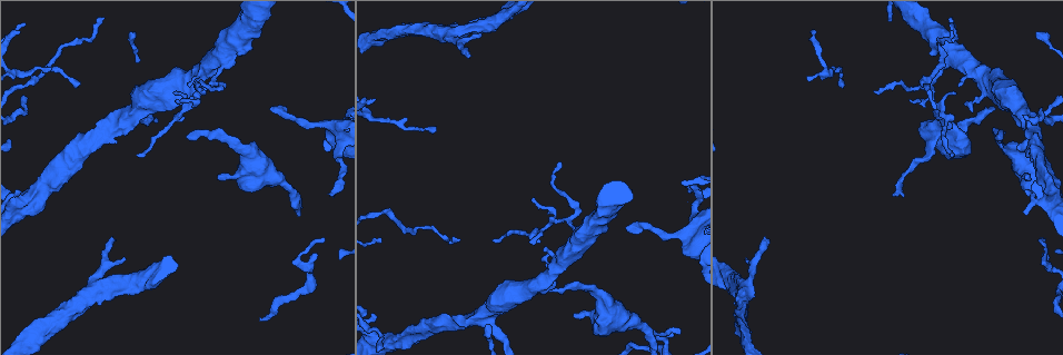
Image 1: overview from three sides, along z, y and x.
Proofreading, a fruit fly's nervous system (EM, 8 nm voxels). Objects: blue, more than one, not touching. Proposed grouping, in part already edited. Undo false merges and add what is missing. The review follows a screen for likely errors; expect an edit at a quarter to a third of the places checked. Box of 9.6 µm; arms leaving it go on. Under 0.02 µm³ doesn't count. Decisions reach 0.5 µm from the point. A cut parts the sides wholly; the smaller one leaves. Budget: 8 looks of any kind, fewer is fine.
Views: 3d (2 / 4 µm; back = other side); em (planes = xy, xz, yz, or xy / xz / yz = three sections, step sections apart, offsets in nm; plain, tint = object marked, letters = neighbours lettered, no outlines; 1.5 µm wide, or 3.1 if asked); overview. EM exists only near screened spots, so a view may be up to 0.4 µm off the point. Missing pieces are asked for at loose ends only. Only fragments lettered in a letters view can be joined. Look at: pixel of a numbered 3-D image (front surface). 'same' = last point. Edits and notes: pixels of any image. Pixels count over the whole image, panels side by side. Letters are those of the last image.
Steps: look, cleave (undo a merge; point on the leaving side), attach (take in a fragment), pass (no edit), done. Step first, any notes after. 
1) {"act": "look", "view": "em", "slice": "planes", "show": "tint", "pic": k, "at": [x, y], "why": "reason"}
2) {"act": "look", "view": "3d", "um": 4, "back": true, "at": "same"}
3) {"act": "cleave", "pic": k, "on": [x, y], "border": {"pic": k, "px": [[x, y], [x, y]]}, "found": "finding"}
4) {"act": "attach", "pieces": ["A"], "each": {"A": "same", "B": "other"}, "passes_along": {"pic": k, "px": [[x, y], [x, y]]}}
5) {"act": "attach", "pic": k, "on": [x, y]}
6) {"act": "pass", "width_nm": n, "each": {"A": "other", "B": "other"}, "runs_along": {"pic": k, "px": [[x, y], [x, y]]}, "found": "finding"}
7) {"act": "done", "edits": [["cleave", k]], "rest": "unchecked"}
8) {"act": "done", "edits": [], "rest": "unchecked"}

{"act": "look", "view": "3d", "um": 4, "pic": 1, "at": [1027, 179], "why": "an open end"}

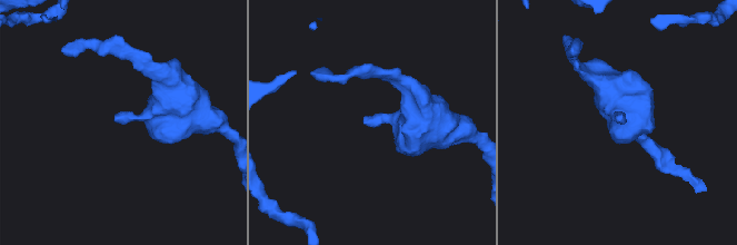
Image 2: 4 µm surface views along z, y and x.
{"act": "look", "view": "em", "slice": "xy", "step": 8, "show": "letters", "pic": 2, "at": [365, 117]}

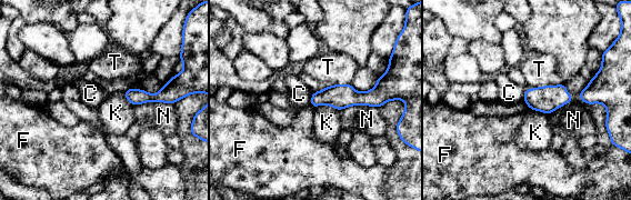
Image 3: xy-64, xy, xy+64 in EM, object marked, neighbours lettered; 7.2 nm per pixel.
{"act": "look", "view": "em", "slice": "planes", "show": "letters", "at": "same", "why": "cut it another way"}

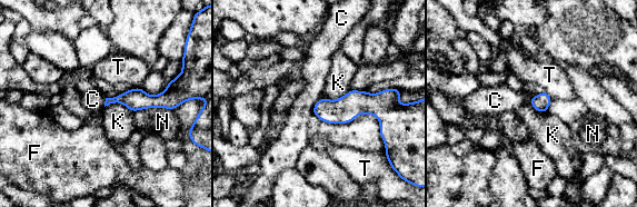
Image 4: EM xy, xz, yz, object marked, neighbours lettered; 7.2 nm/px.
{"act": "pass", "each": {"C": "other", "F": "other", "K": "other", "N": "other", "T": "other"}, "runs_along": {"pic": 4, "px": [[386, 96], [377, 104], [316, 111]]}, "found": "no lettered fragment goes on from it"}

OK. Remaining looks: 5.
{"act": "look", "view": "em", "slice": "planes", "show": "letters", "pic": 1, "at": [203, 89], "why": "tapers out"}

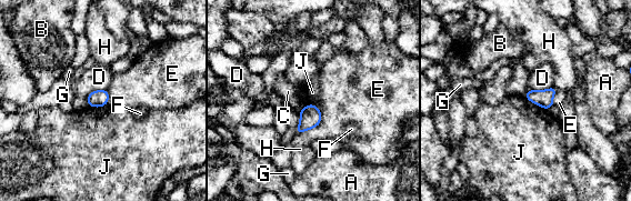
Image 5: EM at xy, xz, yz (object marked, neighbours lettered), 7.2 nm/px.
{"act": "pass", "width_nm": 120, "each": {"A": "other", "B": "other", "C": "other", "D": "other", "E": "other", "F": "other", "G": "other", "H": "other", "J": "other"}, "border": {"pic": 5, "px": [[552, 86], [546, 89], [528, 90]]}, "found": "none of them fits"}

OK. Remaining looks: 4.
{"act": "look", "view": "3d", "um": 4, "pic": 1, "at": [467, 55], "why": "free end"}

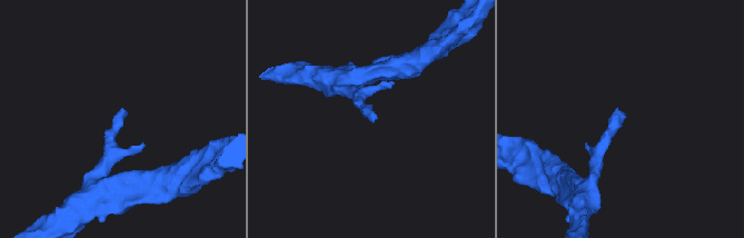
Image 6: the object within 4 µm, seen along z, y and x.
{"act": "look", "view": "em", "slice": "planes", "show": "letters", "pic": 6, "at": [128, 112], "why": "need the tissue"}

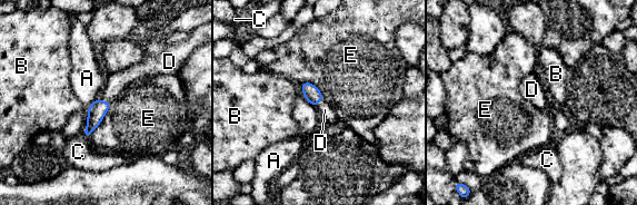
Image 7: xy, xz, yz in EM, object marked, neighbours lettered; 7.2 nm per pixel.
{"act": "attach", "pieces": ["D"], "each": {"A": "other", "B": "other", "C": "other", "D": "same", "E": "other"}, "found": "it goes on there"}

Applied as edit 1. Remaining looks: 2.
{"act": "done", "edits": [["attach", 7]], "rest": "unchecked"}

